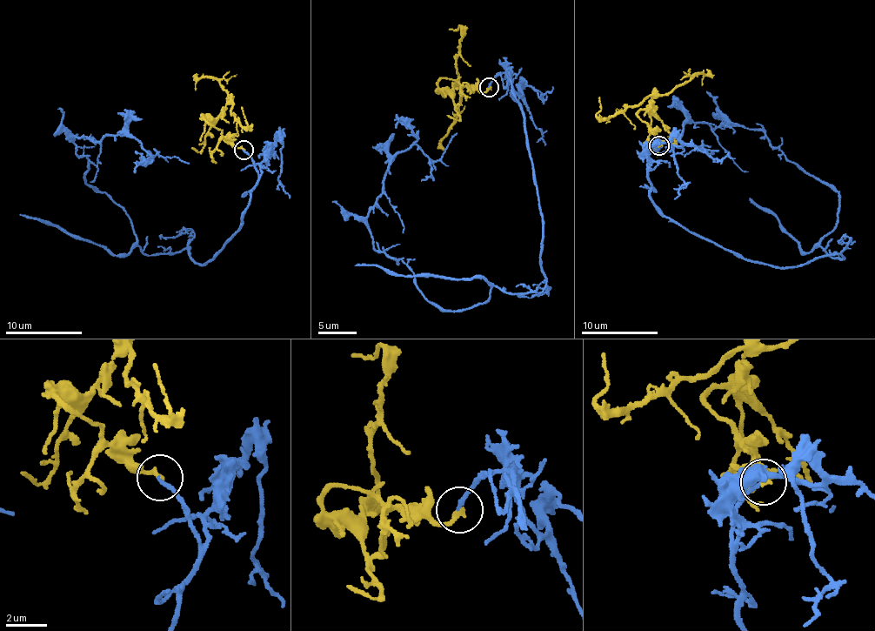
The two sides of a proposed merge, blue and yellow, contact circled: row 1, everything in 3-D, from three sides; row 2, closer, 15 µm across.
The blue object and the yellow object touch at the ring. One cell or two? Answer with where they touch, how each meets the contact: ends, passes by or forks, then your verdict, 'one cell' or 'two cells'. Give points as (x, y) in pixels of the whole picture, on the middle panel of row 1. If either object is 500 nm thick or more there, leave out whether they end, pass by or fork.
at (489, 87); blue ends there; yellow ends there; one cell

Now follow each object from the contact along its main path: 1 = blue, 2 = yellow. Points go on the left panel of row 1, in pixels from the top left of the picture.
1: (243, 149), (257, 184), (203, 265), (187, 247), (147, 256), (70, 140), (133, 137), (189, 164)
2: (243, 149), (232, 147), (220, 130), (203, 120), (215, 119), (231, 102), (230, 112), (246, 127), (242, 106)

